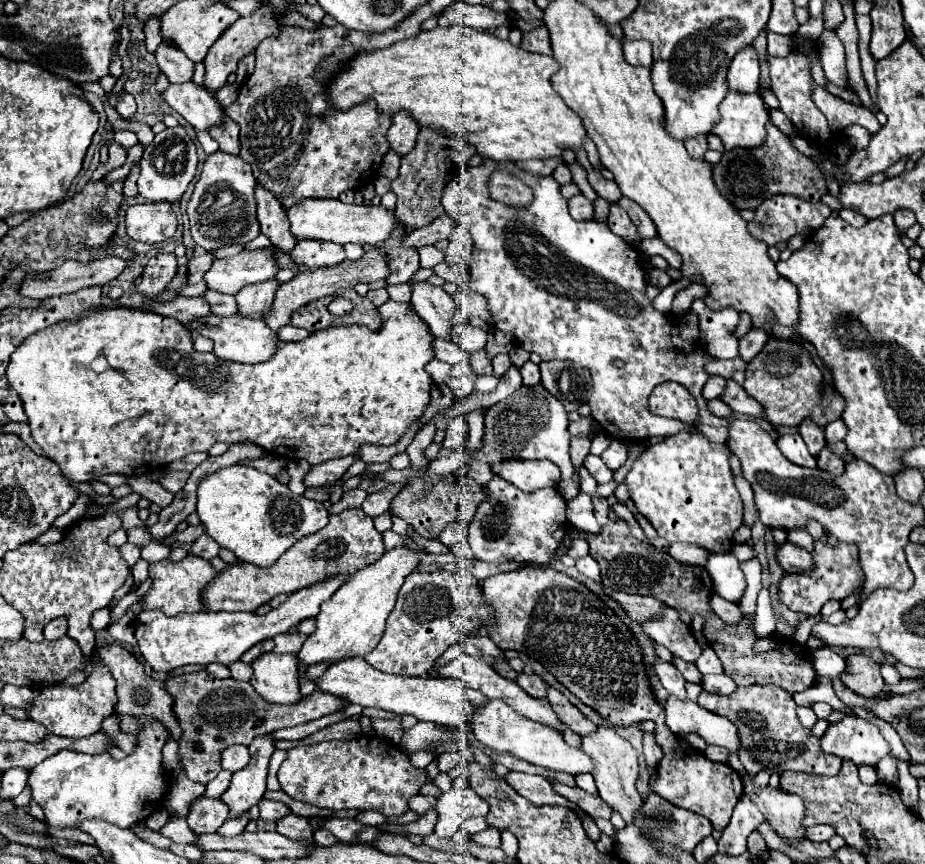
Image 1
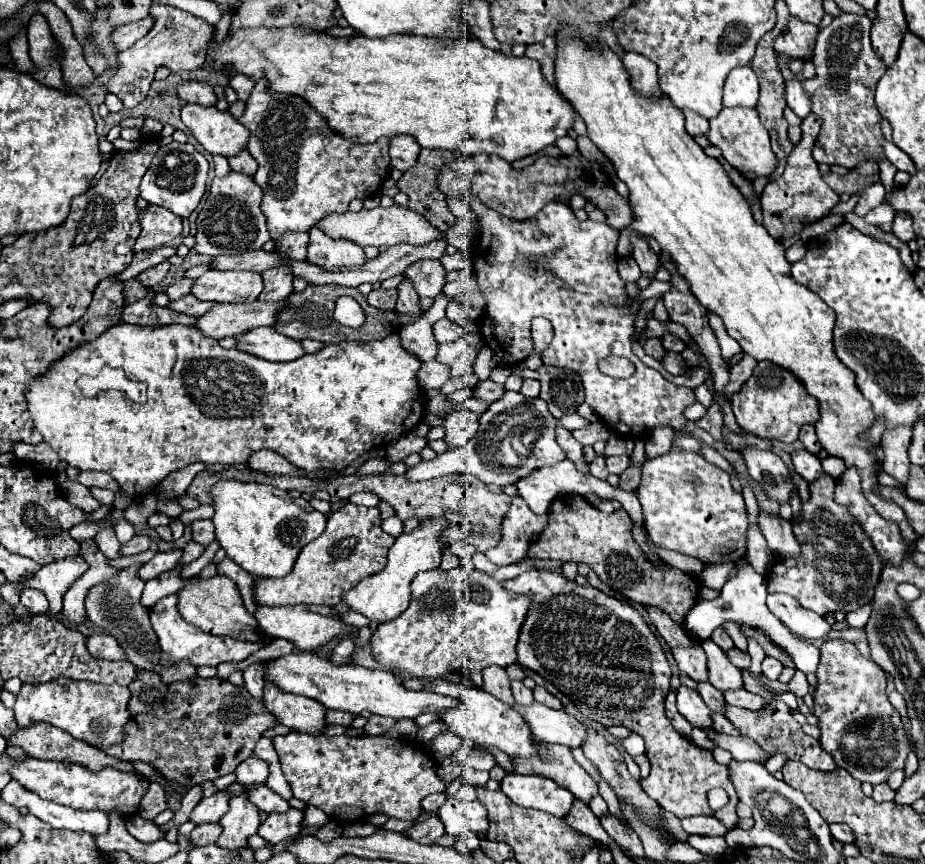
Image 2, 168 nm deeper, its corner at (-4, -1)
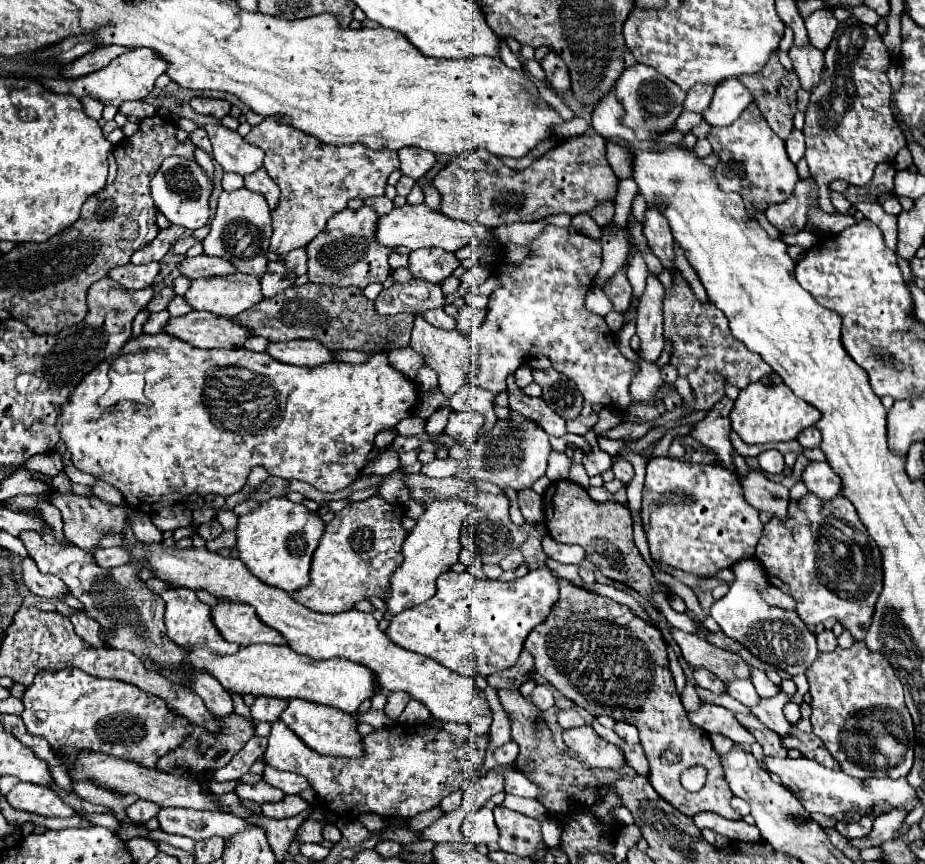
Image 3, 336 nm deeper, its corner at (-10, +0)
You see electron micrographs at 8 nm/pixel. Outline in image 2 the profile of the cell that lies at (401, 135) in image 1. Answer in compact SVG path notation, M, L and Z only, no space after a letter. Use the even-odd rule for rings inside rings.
M396 136L390 142L390 158L392 158L392 166L398 170L408 170L416 164L420 146L410 138L410 136Z

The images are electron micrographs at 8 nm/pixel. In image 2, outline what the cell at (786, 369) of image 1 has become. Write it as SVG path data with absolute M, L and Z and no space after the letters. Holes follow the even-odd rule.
M770 360L758 362L750 380L730 398L732 412L742 428L762 438L780 440L792 444L798 438L798 432L804 424L816 424L818 420L818 402L810 396L804 384L786 368L772 364Z

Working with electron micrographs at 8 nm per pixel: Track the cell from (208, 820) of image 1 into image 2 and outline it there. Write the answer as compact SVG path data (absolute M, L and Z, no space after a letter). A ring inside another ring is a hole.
M200 824L192 830L190 840L196 846L206 846L206 844L214 844L220 836L220 824Z

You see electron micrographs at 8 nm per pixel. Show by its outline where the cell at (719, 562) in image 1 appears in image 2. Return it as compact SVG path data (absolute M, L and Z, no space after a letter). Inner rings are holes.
M742 564L738 568L738 572L722 586L720 598L716 598L716 600L698 600L696 602L696 606L688 612L684 626L692 636L696 636L700 640L708 640L712 636L712 632L718 626L722 626L726 620L734 620L742 626L760 628L762 632L766 632L778 646L782 646L794 658L794 664L800 672L814 674L818 664L820 664L820 650L814 644L808 644L804 640L794 638L794 634L774 614L770 614L770 610L766 606L766 596L768 596L766 594L766 578L756 574L750 564Z

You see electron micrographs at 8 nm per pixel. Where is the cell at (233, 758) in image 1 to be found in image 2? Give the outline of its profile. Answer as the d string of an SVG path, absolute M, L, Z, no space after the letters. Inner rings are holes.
M248 756L248 760L242 760L236 770L236 782L242 786L254 786L254 784L264 784L268 778L268 762Z

